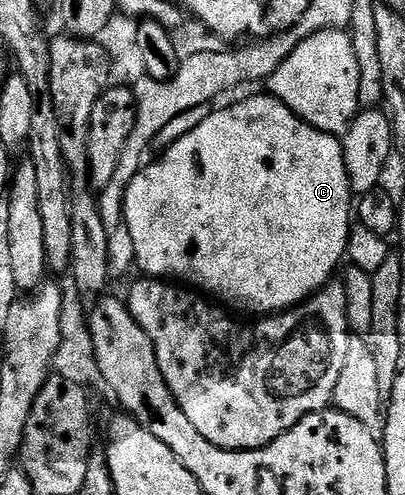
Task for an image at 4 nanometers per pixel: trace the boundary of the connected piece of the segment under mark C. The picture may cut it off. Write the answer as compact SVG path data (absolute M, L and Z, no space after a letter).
M263 91L256 97L247 97L244 101L237 102L236 105L227 105L224 109L216 108L200 126L177 139L157 157L159 158L152 165L144 164L139 174L129 183L123 207L123 219L125 228L132 237L135 261L138 268L147 272L144 274L148 278L174 279L214 299L228 310L240 309L243 313L259 313L255 315L274 315L282 313L284 309L302 305L334 278L331 276L334 275L339 260L344 260L353 228L351 177L345 167L343 142L336 134L326 133L313 127L308 121L301 120L289 106L272 97L270 92Z

